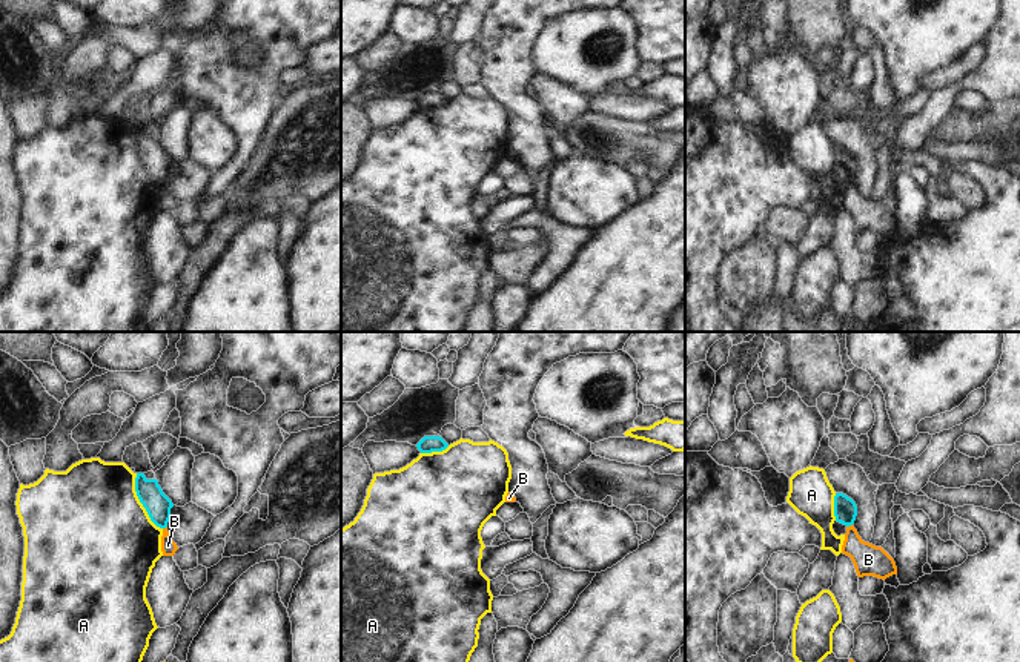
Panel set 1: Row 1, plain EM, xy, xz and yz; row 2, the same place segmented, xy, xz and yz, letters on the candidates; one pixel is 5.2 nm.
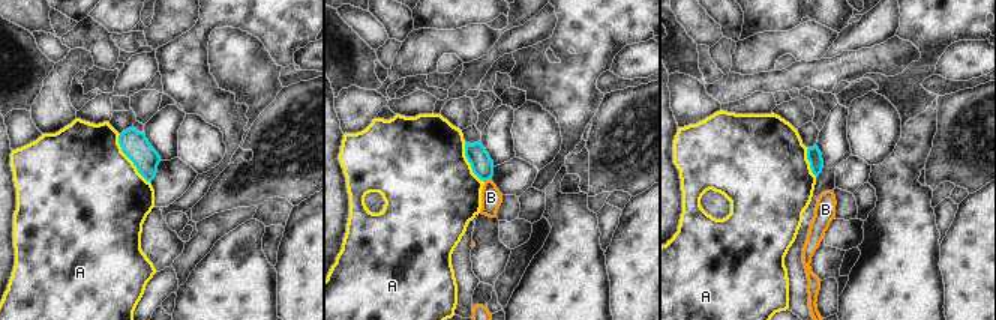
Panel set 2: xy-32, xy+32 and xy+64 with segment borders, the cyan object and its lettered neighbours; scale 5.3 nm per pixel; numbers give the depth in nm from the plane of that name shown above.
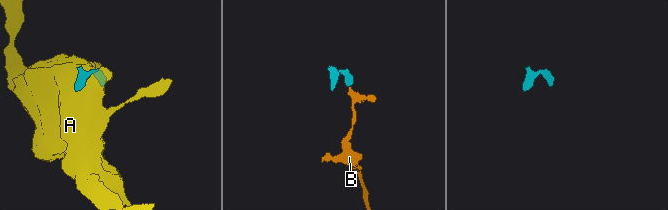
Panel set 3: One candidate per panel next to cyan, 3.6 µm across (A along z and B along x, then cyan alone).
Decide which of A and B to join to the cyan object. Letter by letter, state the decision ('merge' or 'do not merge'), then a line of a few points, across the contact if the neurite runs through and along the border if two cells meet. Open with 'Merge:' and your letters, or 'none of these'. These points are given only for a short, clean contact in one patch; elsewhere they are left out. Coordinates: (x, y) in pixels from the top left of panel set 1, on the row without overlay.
Merge: none of these
A: do not merge
B: do not merge | yz (851, 180), (847, 183)

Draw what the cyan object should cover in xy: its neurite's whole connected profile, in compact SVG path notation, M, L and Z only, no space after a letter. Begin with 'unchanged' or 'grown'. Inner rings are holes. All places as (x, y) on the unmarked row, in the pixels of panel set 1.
unchanged; M137 129L135 147L146 164L151 177L160 183L166 184L171 175L172 157L163 149L157 135L147 135L144 129Z

